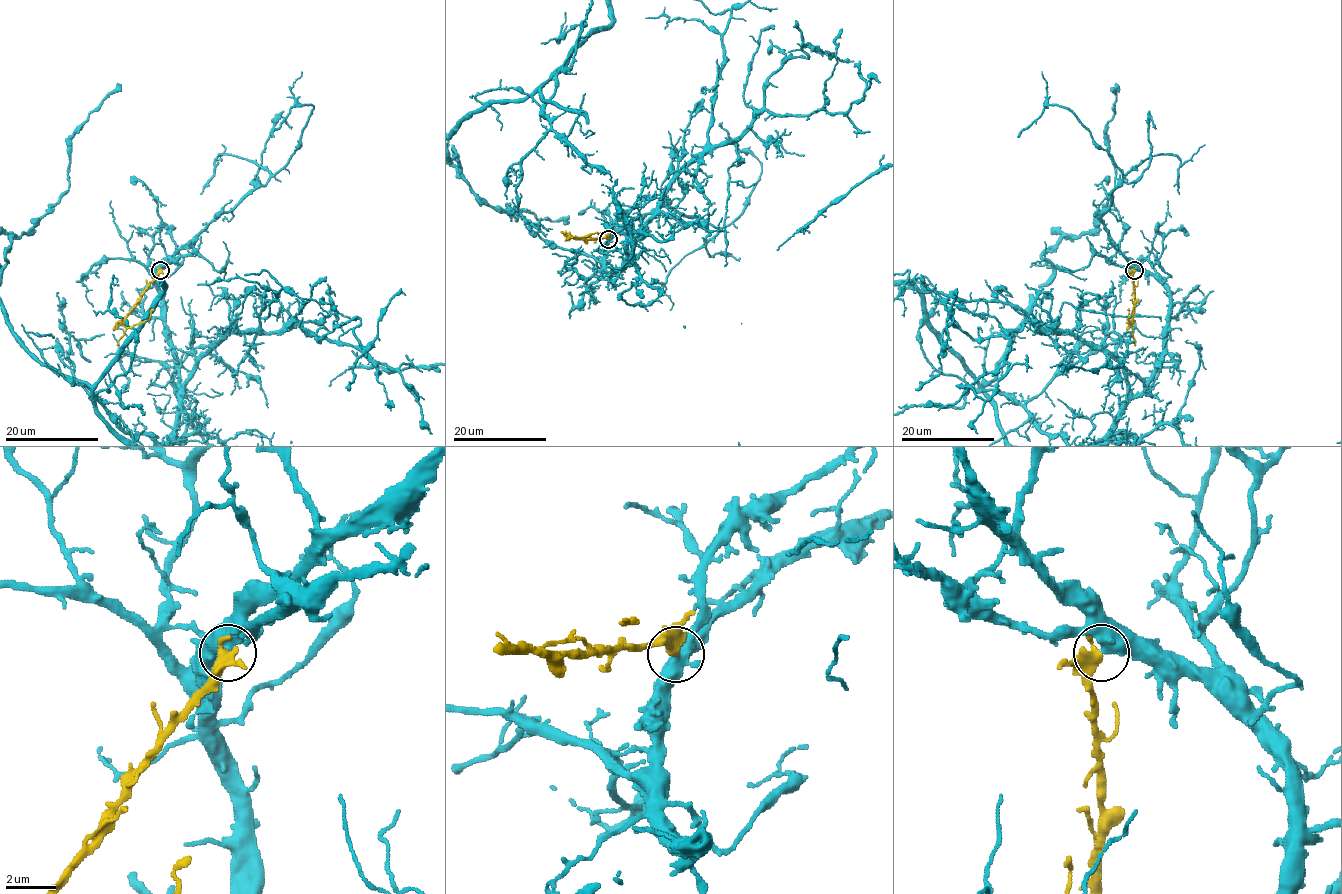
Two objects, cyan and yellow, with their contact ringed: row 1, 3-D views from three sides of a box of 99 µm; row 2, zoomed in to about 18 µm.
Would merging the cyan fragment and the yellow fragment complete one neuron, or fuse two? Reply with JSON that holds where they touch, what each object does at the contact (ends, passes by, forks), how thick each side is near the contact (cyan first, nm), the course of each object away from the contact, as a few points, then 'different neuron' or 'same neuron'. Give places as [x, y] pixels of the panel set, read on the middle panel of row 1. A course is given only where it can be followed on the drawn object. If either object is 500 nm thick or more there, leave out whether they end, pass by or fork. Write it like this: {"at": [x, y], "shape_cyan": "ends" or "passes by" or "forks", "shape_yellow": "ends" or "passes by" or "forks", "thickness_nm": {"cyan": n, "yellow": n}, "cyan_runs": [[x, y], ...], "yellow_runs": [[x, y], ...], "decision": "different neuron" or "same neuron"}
{"at": [608, 239], "thickness_nm": {"cyan": 650, "yellow": 550}, "yellow_runs": [[608, 239], [571, 238], [601, 233]], "decision": "same neuron"}

